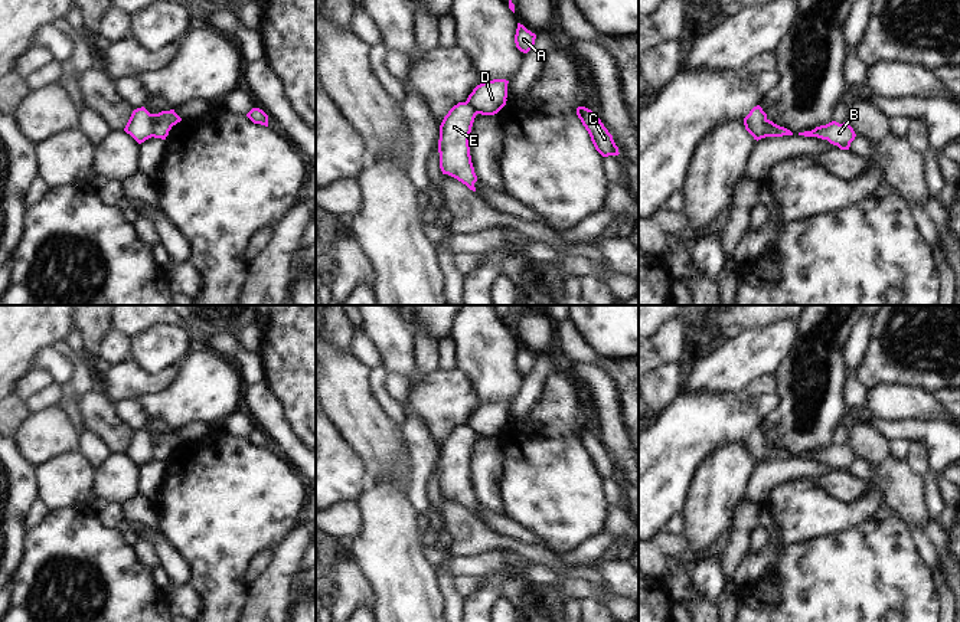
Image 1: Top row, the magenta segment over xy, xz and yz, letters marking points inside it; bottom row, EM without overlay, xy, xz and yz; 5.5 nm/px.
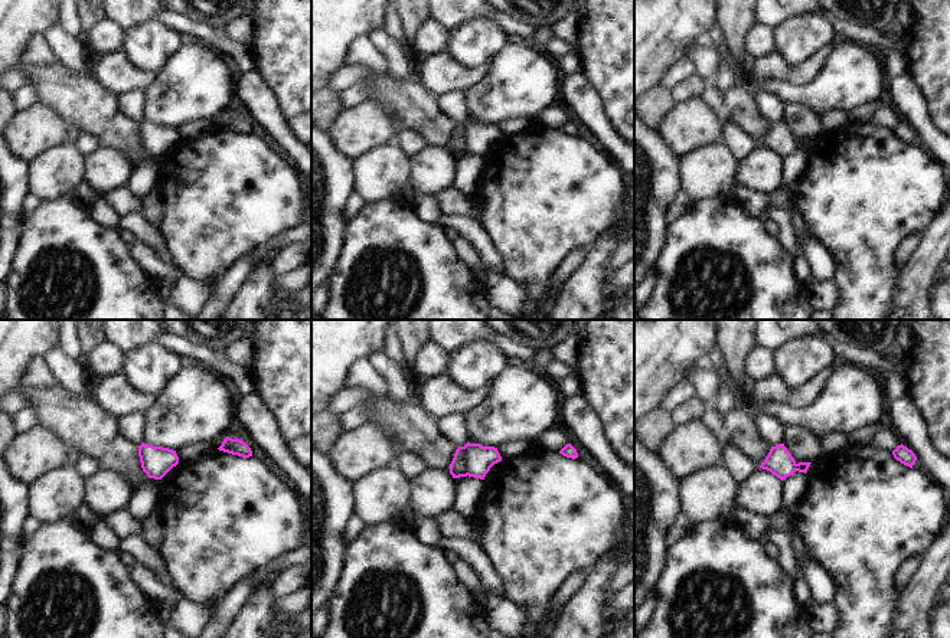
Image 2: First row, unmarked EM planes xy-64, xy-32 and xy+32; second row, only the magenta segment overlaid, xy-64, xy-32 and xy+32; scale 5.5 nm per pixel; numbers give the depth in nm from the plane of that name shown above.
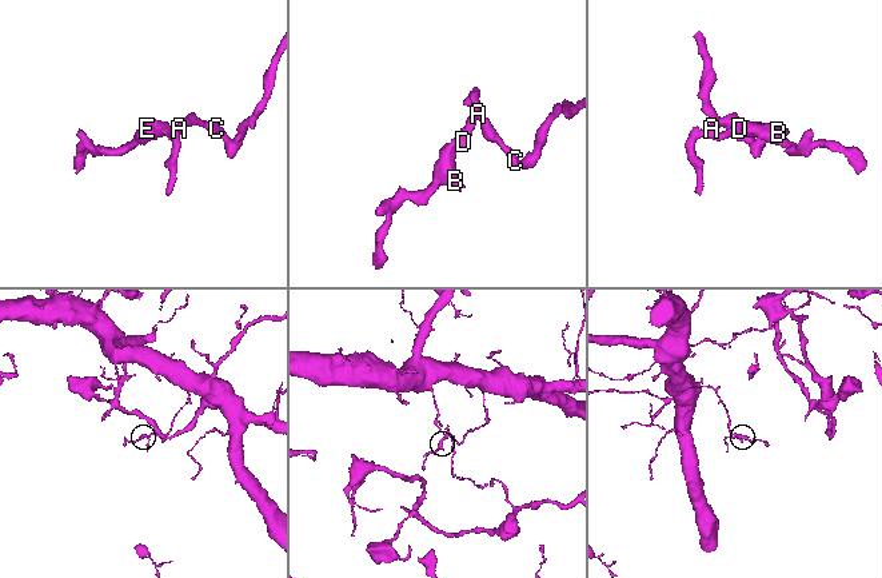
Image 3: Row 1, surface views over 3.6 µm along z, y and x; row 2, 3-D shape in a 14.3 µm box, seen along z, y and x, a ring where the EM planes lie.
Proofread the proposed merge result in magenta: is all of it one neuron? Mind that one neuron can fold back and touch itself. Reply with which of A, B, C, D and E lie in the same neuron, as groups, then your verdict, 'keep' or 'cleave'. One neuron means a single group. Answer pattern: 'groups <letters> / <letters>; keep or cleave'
groups A C D / B E; cleave

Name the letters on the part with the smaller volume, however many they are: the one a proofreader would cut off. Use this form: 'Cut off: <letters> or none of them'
Cut off: B, E

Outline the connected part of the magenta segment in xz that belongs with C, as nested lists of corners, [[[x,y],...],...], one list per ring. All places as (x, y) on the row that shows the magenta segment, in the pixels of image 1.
[[[585,107],[577,108],[577,115],[581,120],[582,125],[588,131],[591,141],[595,147],[595,150],[603,156],[618,156],[618,147],[615,145],[613,135],[608,132],[608,130],[604,127],[601,120],[595,112]]]

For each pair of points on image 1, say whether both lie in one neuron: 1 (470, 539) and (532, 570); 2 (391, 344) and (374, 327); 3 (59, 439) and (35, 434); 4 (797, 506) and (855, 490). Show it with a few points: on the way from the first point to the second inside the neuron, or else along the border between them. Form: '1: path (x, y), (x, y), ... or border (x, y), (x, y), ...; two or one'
1: border (516, 556), (544, 565), (548, 569); two
2: path (387, 340), (378, 331); one
3: path (54, 435), (41, 435); one
4: border (815, 480), (843, 503), (865, 496); two

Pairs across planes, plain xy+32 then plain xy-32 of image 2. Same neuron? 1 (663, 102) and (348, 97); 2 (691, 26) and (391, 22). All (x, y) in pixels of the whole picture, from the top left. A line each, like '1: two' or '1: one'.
1: two
2: two

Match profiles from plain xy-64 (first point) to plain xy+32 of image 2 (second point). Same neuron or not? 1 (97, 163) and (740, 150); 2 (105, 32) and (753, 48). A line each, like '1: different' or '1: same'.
1: different
2: same

